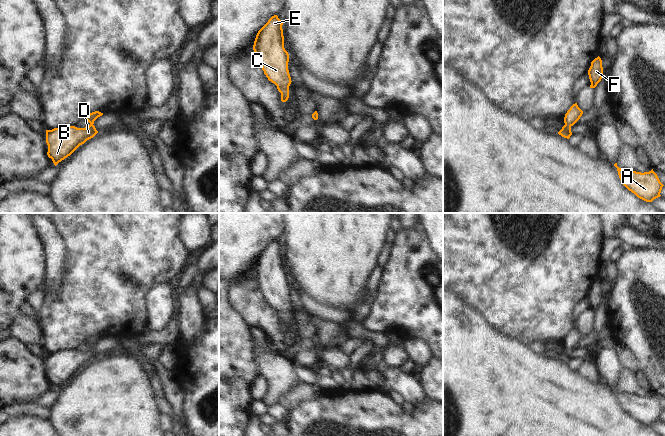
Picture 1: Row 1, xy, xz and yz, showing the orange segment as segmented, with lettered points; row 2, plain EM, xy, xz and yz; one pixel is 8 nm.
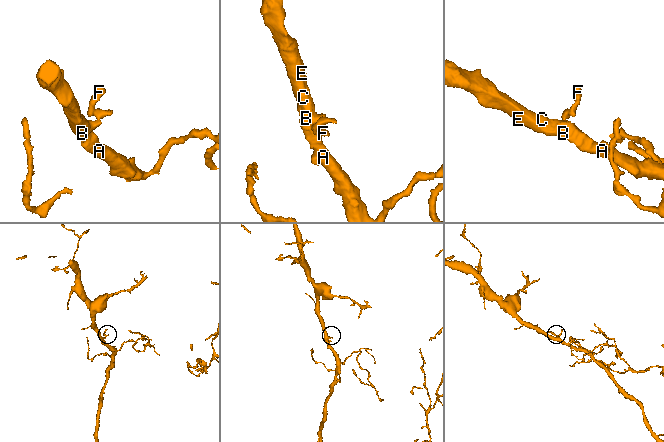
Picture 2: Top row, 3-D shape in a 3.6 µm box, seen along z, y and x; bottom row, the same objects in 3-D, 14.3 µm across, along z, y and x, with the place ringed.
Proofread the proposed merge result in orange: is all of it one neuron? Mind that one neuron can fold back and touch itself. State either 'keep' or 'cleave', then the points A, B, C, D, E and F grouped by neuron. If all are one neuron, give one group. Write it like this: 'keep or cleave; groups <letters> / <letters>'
keep; groups A B C D E F

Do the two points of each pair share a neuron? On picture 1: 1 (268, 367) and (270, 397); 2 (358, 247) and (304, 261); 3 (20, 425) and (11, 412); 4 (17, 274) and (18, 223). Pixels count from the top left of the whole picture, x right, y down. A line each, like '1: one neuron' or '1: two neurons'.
1: one neuron
2: one neuron
3: two neurons
4: one neuron

